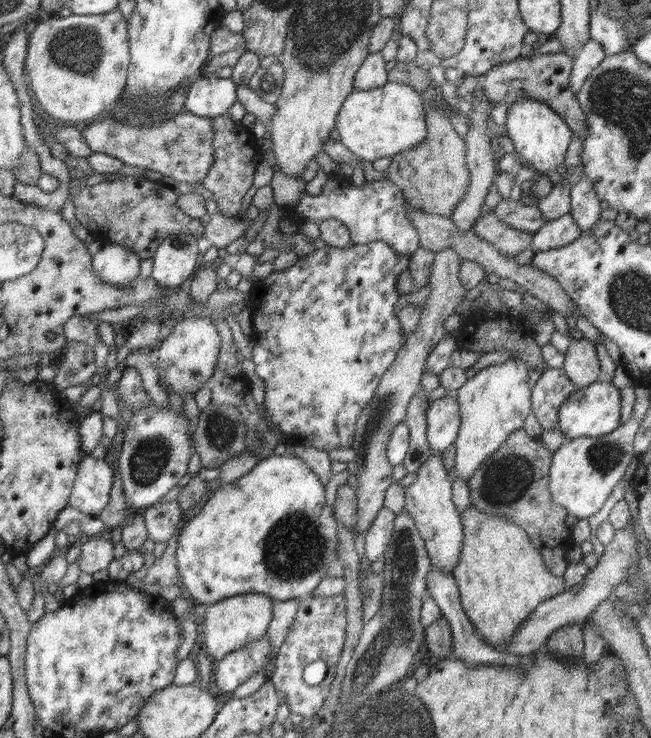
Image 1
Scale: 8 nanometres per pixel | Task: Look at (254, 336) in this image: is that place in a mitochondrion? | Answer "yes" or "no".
no

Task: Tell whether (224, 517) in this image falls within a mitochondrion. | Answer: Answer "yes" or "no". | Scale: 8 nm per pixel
no

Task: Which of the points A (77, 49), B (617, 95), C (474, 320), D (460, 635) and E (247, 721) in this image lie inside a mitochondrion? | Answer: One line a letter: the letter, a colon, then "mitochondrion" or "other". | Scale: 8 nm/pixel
A: mitochondrion
B: mitochondrion
C: other
D: other
E: other

